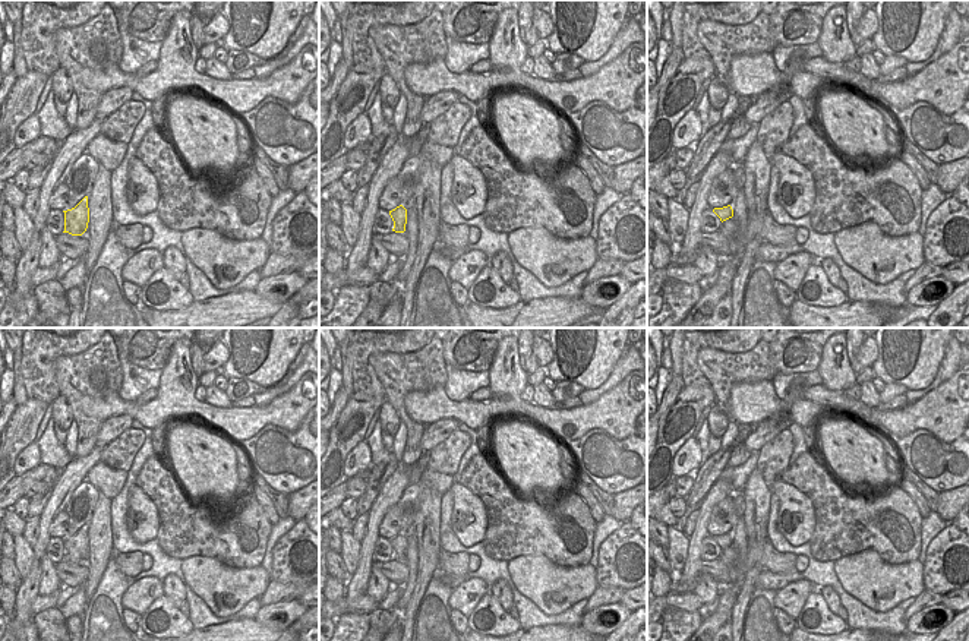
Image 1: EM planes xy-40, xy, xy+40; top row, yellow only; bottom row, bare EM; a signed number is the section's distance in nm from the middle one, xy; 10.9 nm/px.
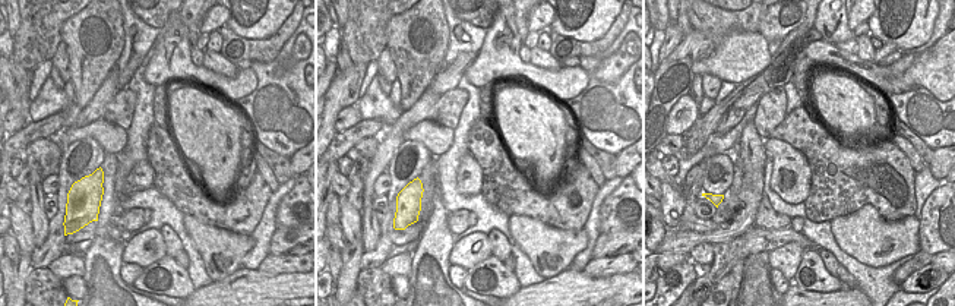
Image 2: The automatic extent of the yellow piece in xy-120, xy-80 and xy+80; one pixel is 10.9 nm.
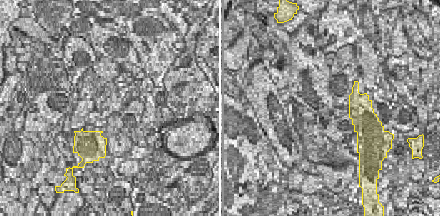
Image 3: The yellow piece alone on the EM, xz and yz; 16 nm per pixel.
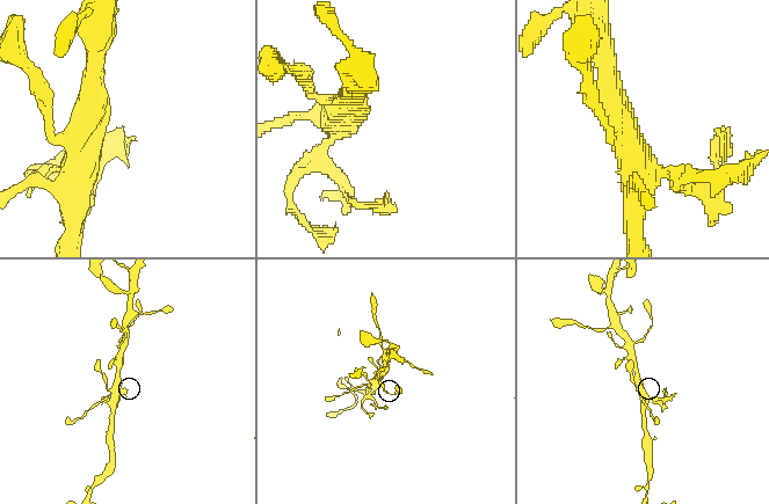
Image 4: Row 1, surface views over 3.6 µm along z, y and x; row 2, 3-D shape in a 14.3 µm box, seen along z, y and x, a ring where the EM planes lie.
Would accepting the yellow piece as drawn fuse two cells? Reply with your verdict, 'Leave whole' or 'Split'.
Split.

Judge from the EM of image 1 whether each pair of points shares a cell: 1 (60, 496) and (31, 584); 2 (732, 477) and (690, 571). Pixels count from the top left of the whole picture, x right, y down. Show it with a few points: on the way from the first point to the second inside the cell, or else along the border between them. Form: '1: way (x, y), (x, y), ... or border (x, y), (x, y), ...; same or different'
1: way (46, 518), (44, 537), (38, 549), (37, 562); same
2: border (719, 477), (729, 483), (732, 492); different

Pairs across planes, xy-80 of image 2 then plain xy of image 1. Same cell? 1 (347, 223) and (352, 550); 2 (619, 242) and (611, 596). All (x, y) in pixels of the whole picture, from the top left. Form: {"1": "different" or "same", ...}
{"1": "same", "2": "same"}

